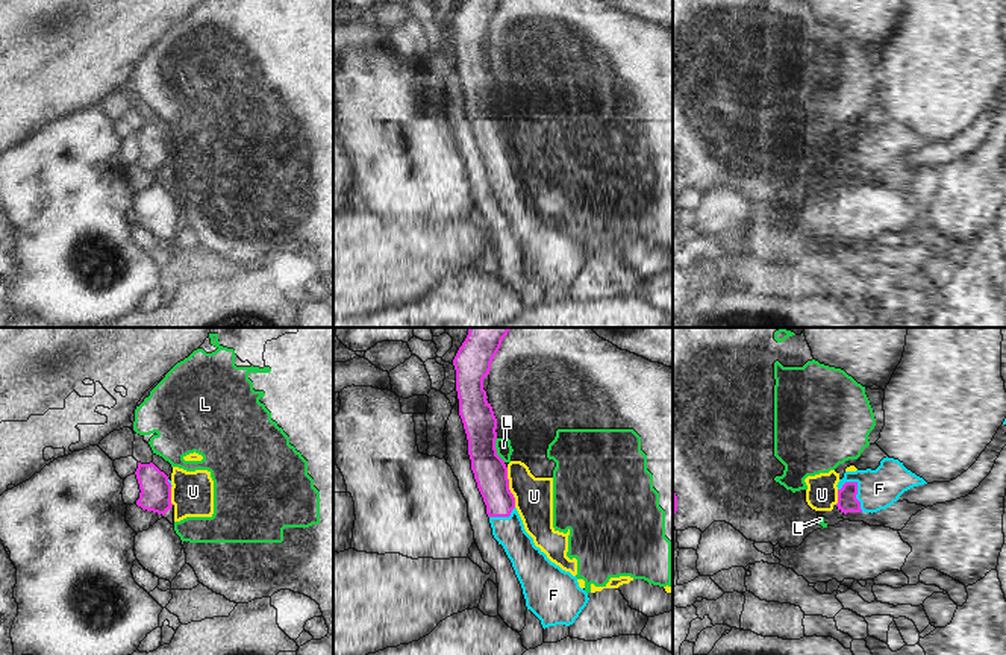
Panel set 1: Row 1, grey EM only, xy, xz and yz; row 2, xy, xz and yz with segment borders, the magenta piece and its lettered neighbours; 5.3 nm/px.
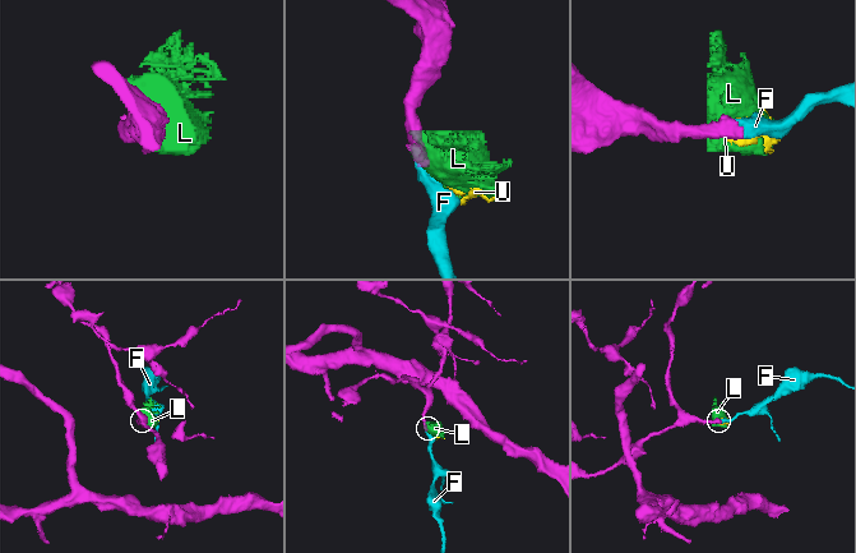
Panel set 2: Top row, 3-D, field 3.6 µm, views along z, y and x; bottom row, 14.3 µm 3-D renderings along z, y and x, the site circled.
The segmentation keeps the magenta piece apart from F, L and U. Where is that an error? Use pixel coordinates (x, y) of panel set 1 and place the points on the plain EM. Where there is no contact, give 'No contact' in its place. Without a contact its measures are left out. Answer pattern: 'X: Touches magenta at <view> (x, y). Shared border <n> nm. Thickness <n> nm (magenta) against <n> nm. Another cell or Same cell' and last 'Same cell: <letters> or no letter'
F: Touches magenta at yz (856, 153). Shared border 190 nm. Thickness 110 nm (magenta) against 220 nm. Same cell
L: Touches magenta at xz (496, 111). Shared border 140 nm. Thickness 180 nm (magenta) against 80 nm. Another cell
U: Touches magenta at xz (508, 147). Shared border 220 nm. Thickness 180 nm (magenta) against 200 nm. Another cell
Same cell: F.

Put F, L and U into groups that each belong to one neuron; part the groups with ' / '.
F / L U

